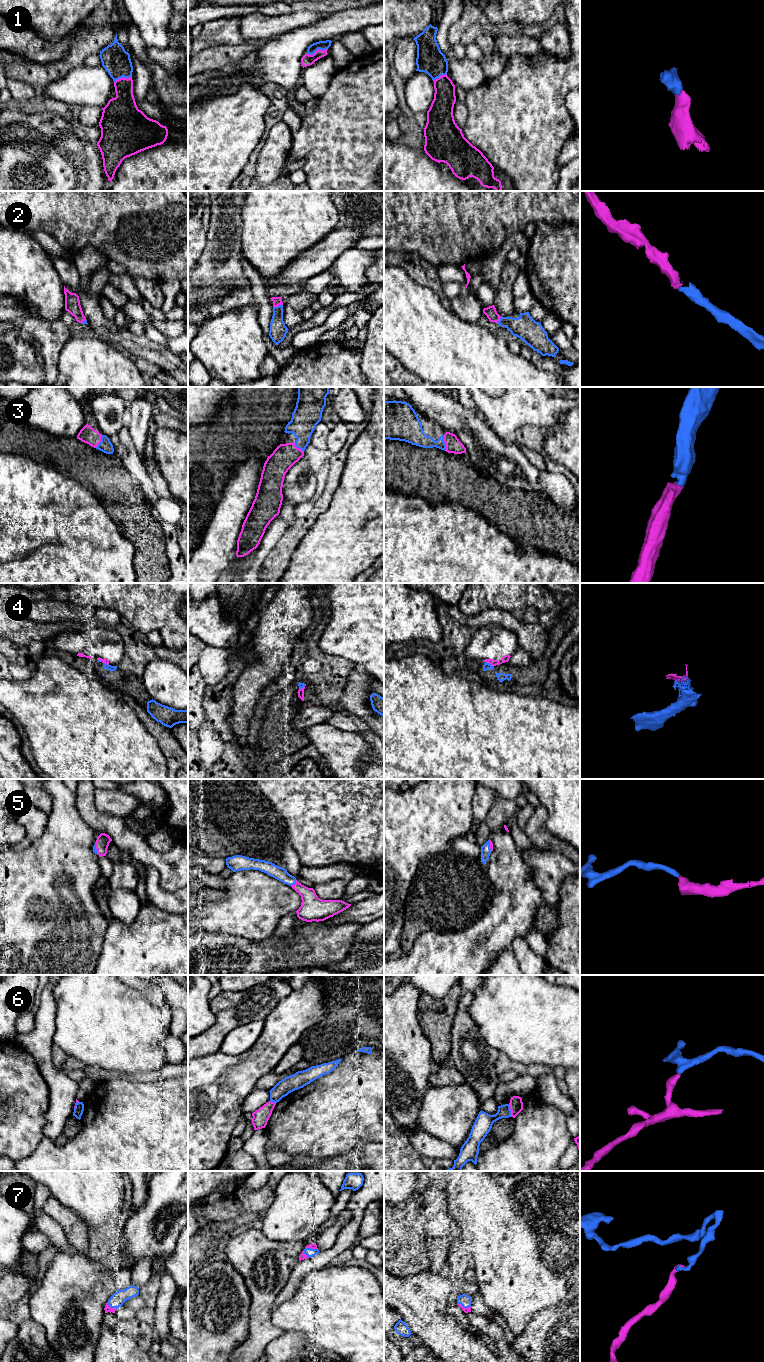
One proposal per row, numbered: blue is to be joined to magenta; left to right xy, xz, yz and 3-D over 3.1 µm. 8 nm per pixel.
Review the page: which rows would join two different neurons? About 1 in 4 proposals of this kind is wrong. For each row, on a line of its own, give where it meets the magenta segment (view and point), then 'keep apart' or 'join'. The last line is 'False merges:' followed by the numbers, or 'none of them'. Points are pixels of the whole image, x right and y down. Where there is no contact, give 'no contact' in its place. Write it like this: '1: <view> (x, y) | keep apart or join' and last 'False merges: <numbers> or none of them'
1: xz (318, 49) | join
2: xz (277, 305) | join
3: yz (445, 443) | join
4: yz (489, 663) | keep apart
5: xz (295, 883) | join
6: yz (510, 1109) | keep apart
7: xy (110, 1307) | join
False merges: 4, 6

